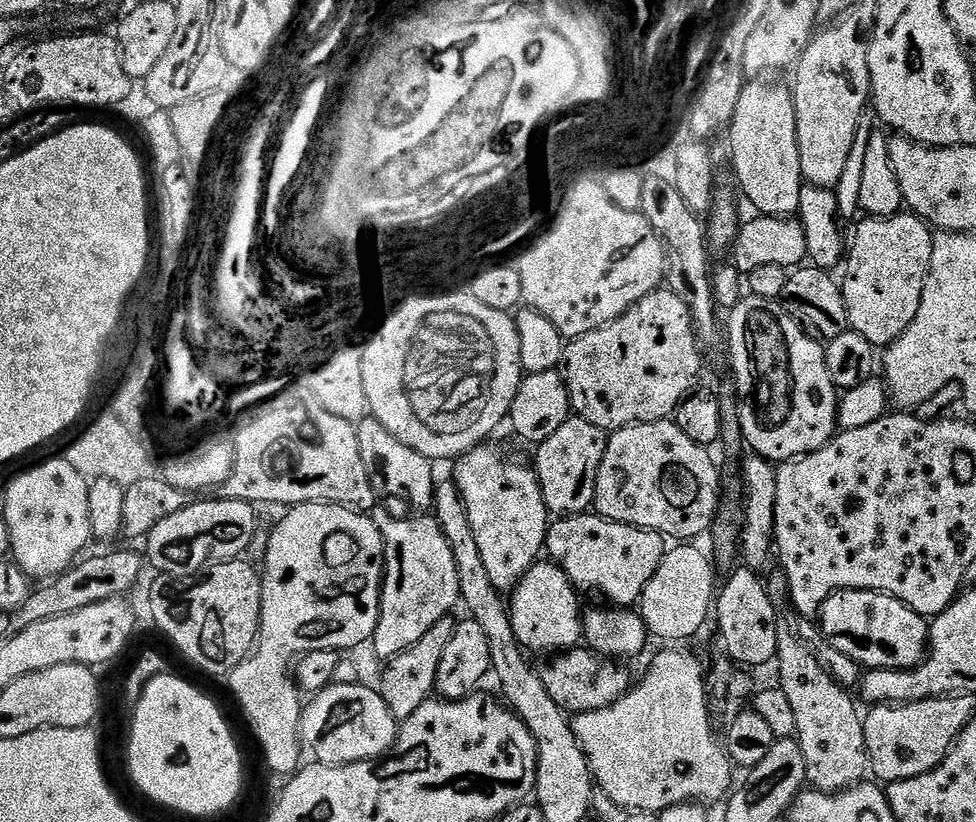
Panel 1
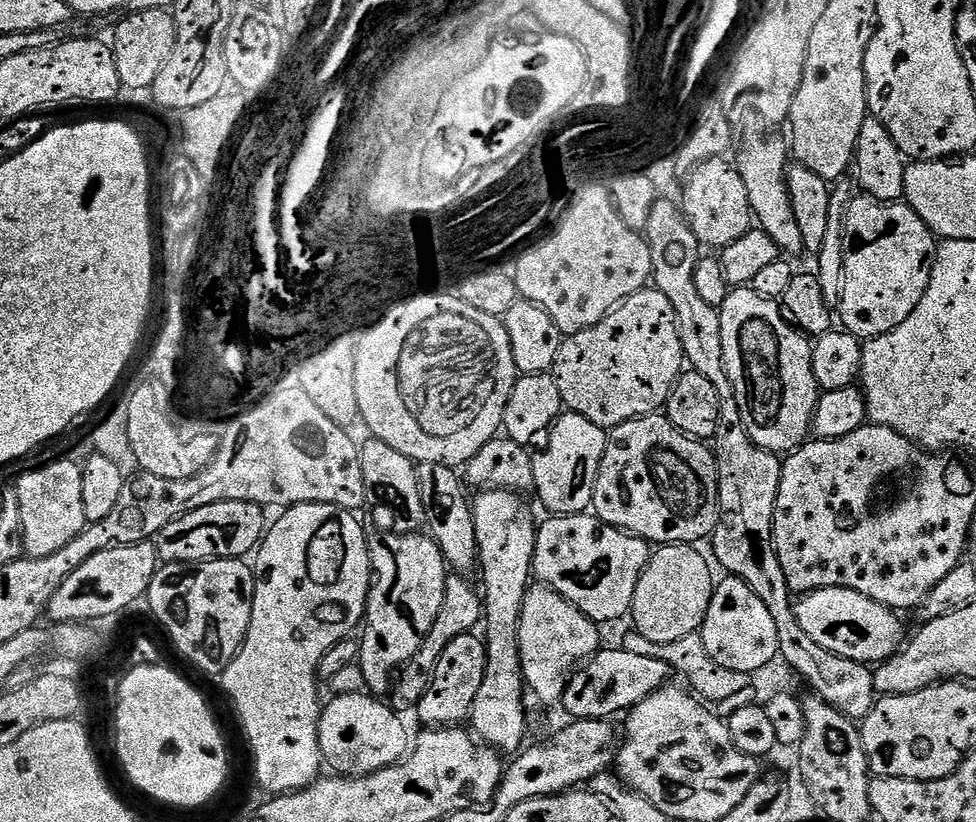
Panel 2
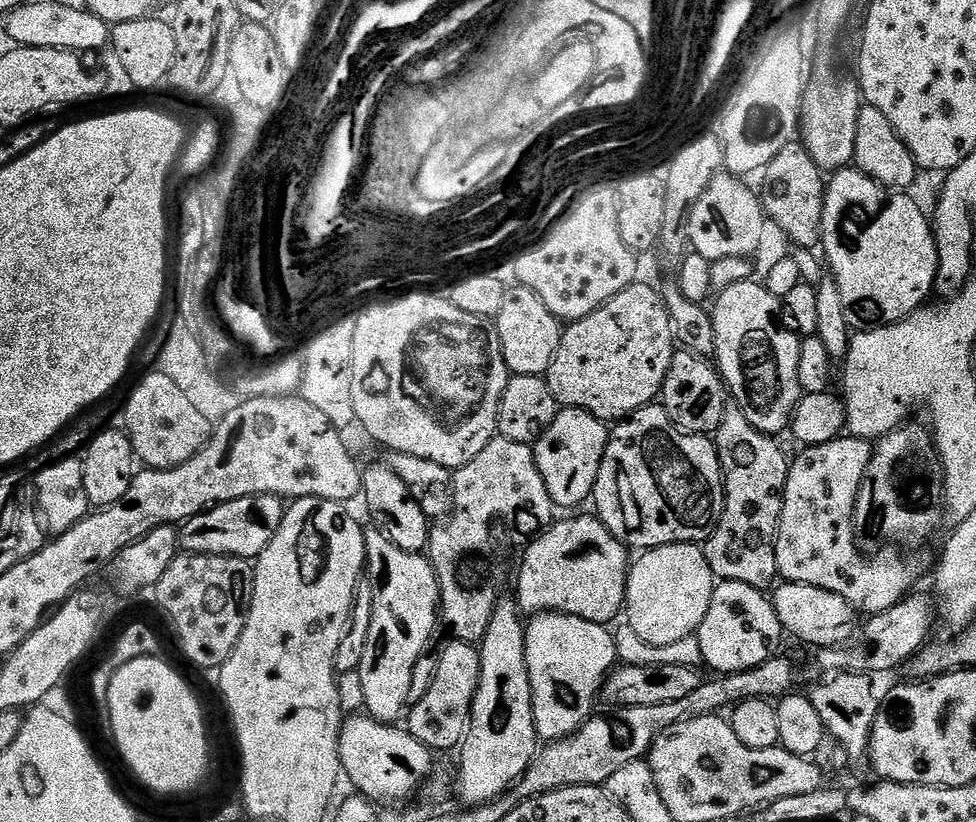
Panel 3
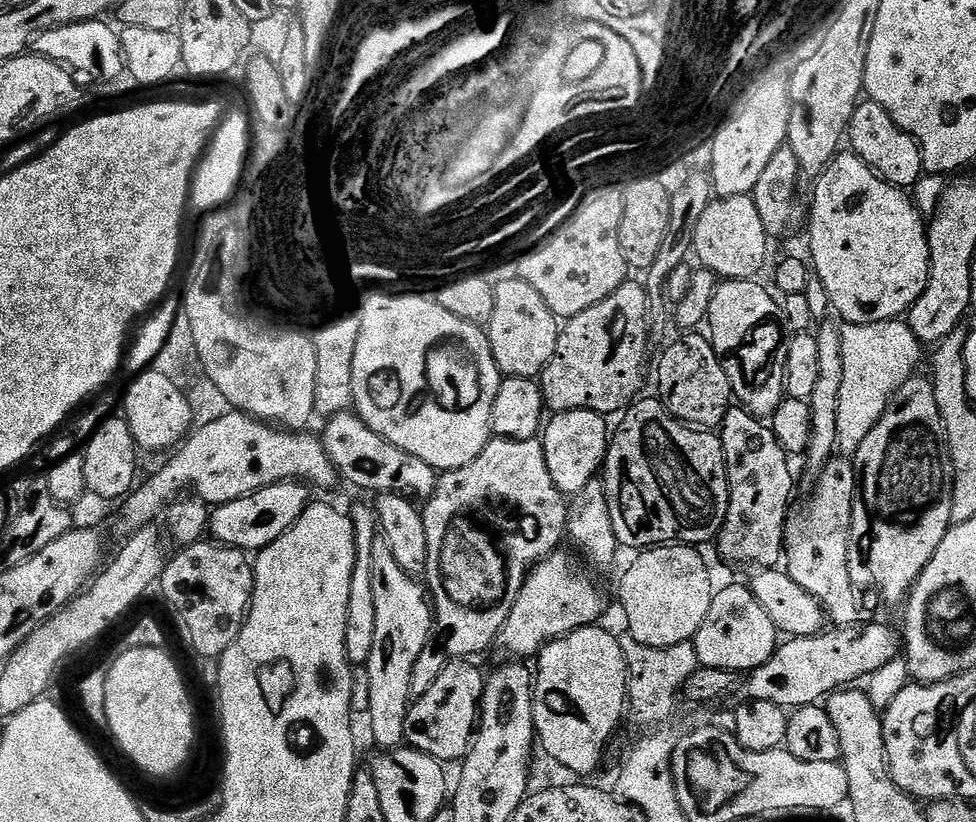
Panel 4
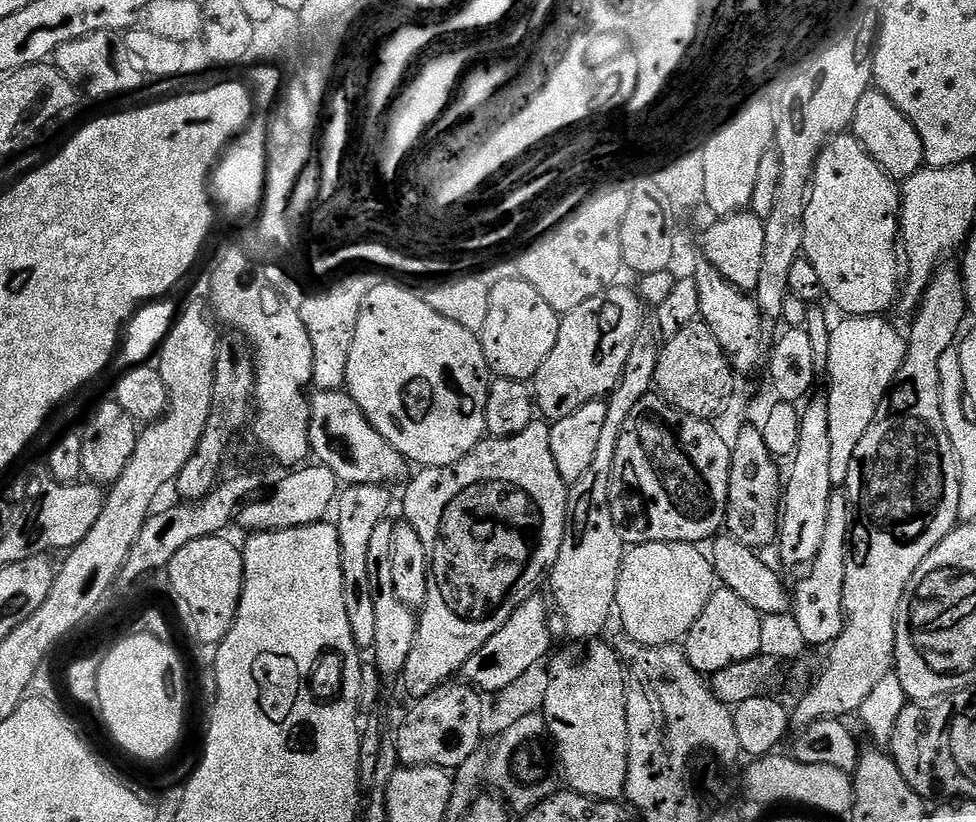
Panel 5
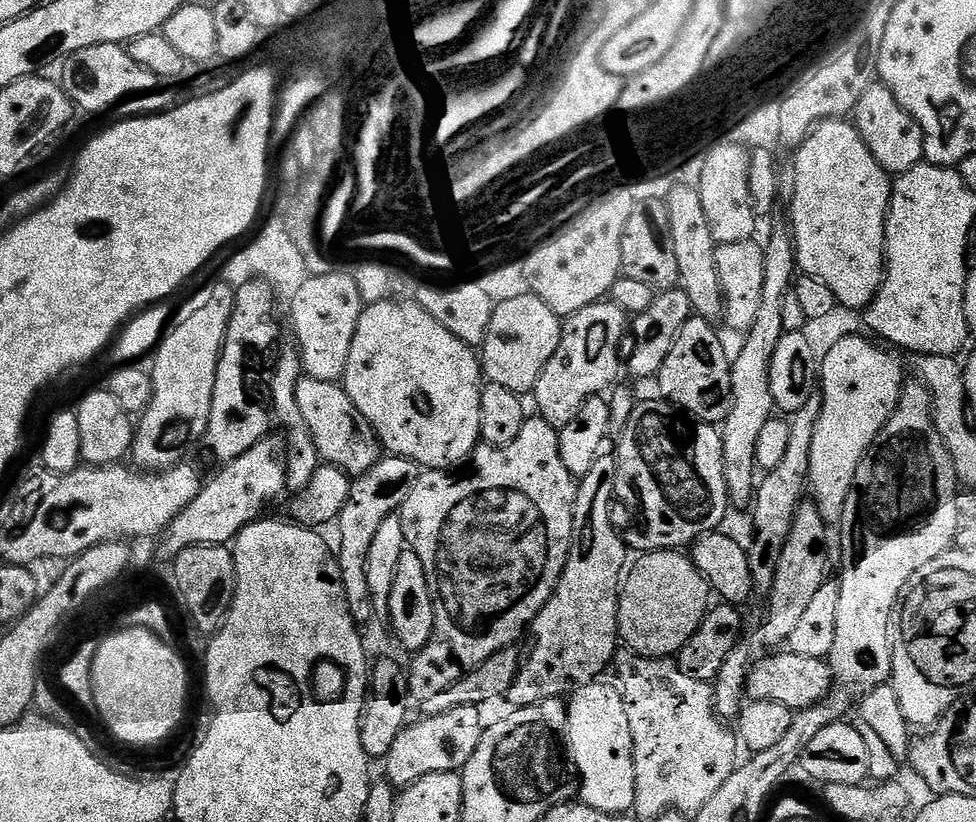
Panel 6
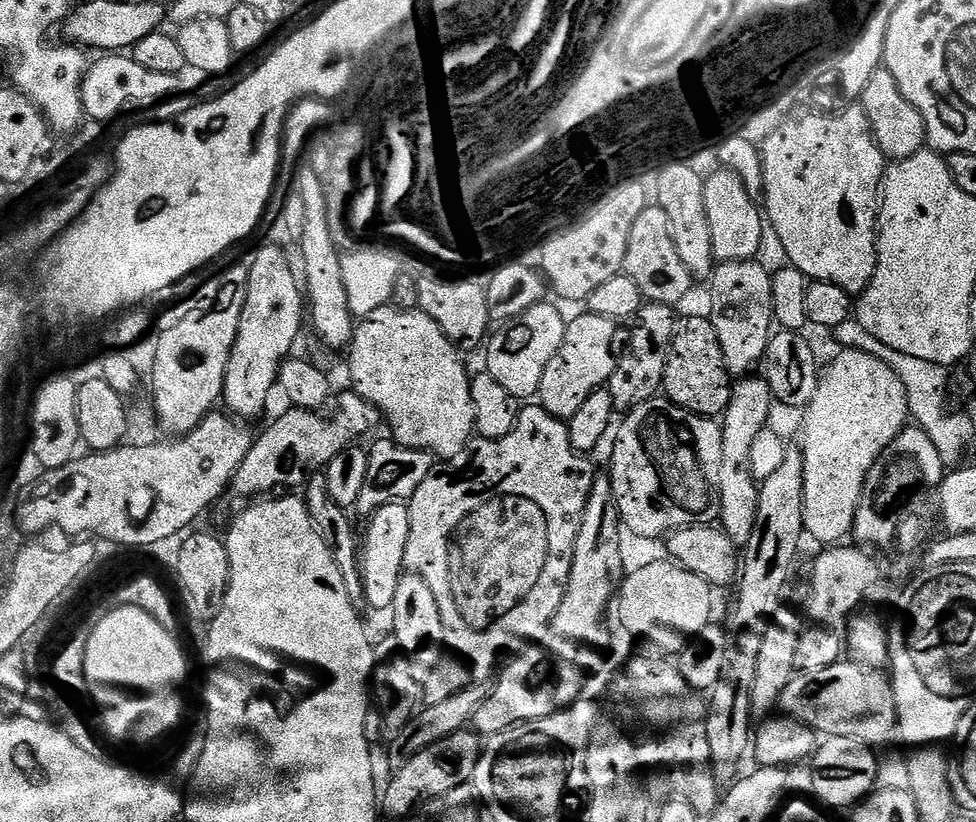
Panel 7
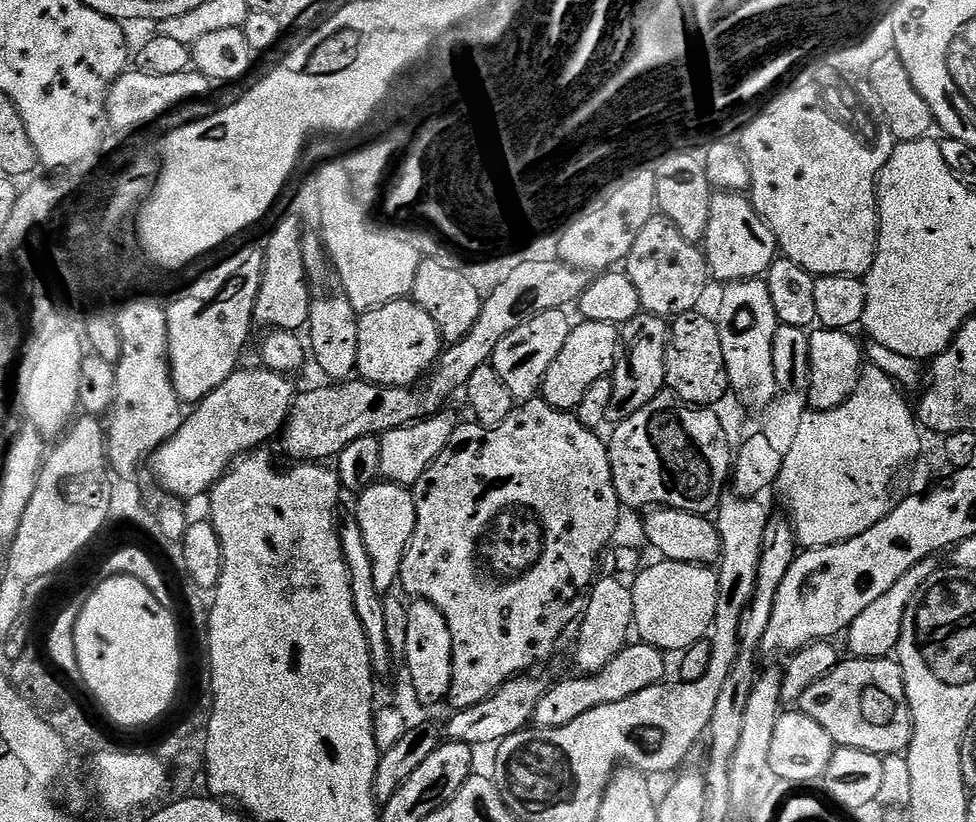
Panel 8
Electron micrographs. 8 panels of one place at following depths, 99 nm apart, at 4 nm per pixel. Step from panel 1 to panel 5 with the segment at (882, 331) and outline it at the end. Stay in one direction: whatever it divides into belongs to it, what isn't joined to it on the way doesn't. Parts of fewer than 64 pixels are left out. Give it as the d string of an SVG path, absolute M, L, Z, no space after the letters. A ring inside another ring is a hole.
M851 134L835 136L828 145L820 151L820 156L816 160L816 169L812 172L812 186L808 193L808 205L804 211L804 246L803 255L814 266L814 270L818 270L818 278L820 284L824 288L824 296L832 299L838 307L844 311L845 317L850 316L879 316L887 313L887 308L891 304L895 305L898 300L898 293L902 288L902 272L896 269L896 256L898 260L898 233L900 230L900 194L901 189L898 187L897 181L891 176L886 175L878 166L878 162L874 162L874 158L870 158L870 154L866 154L866 150L859 144L856 137Z

